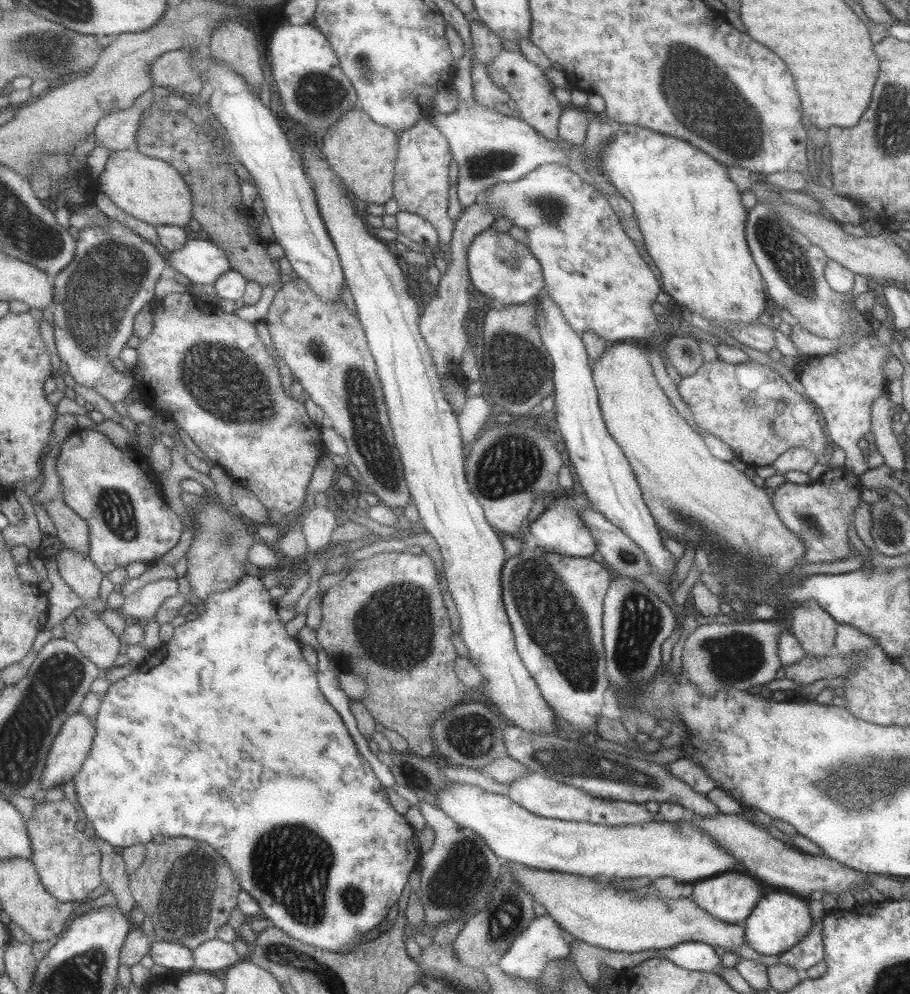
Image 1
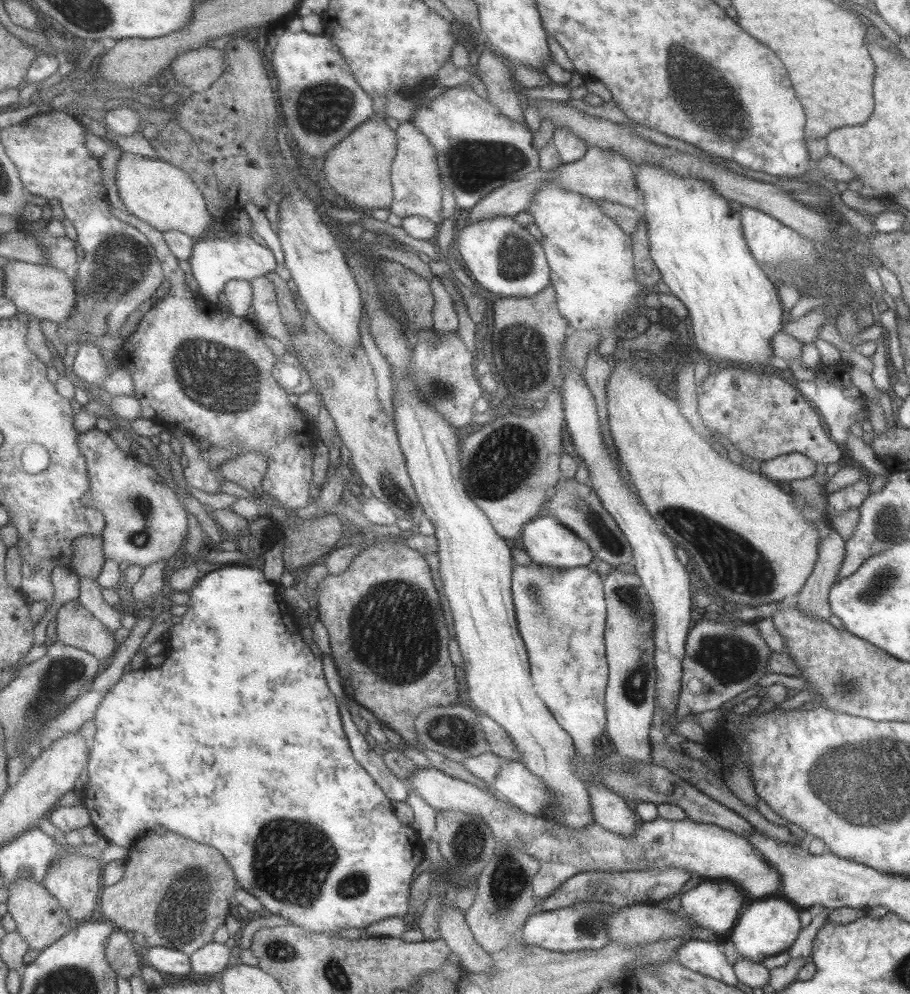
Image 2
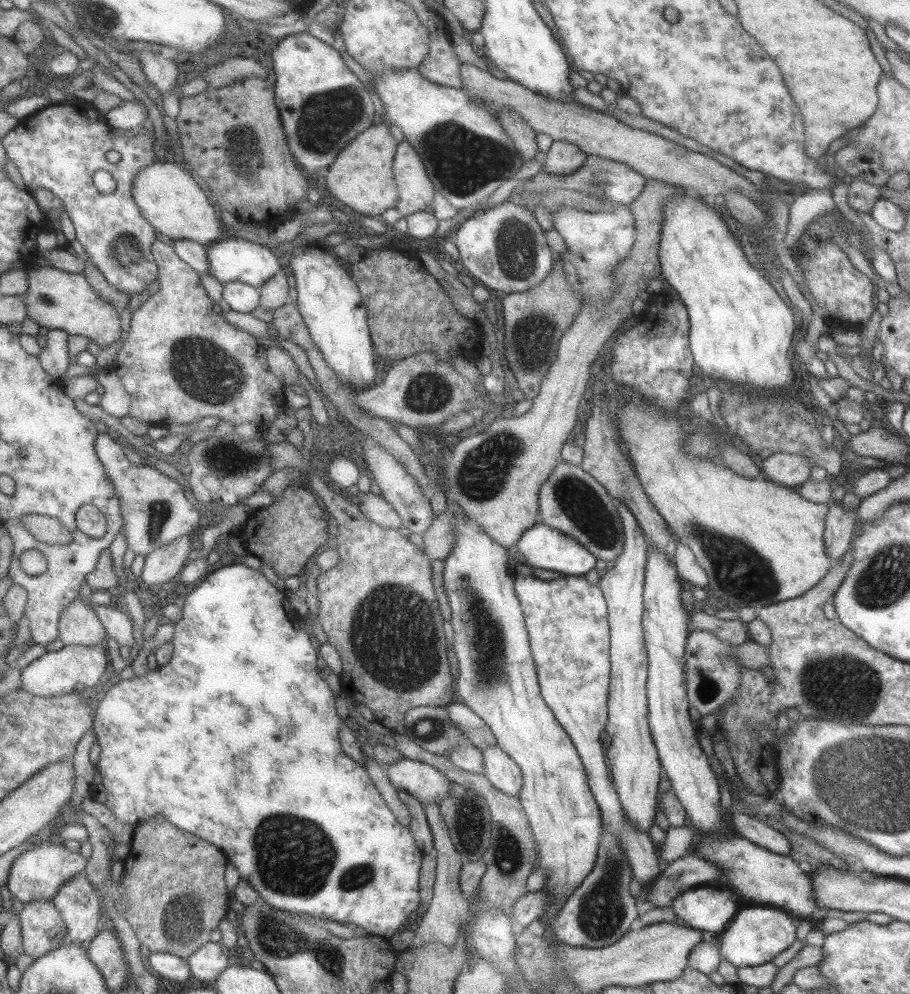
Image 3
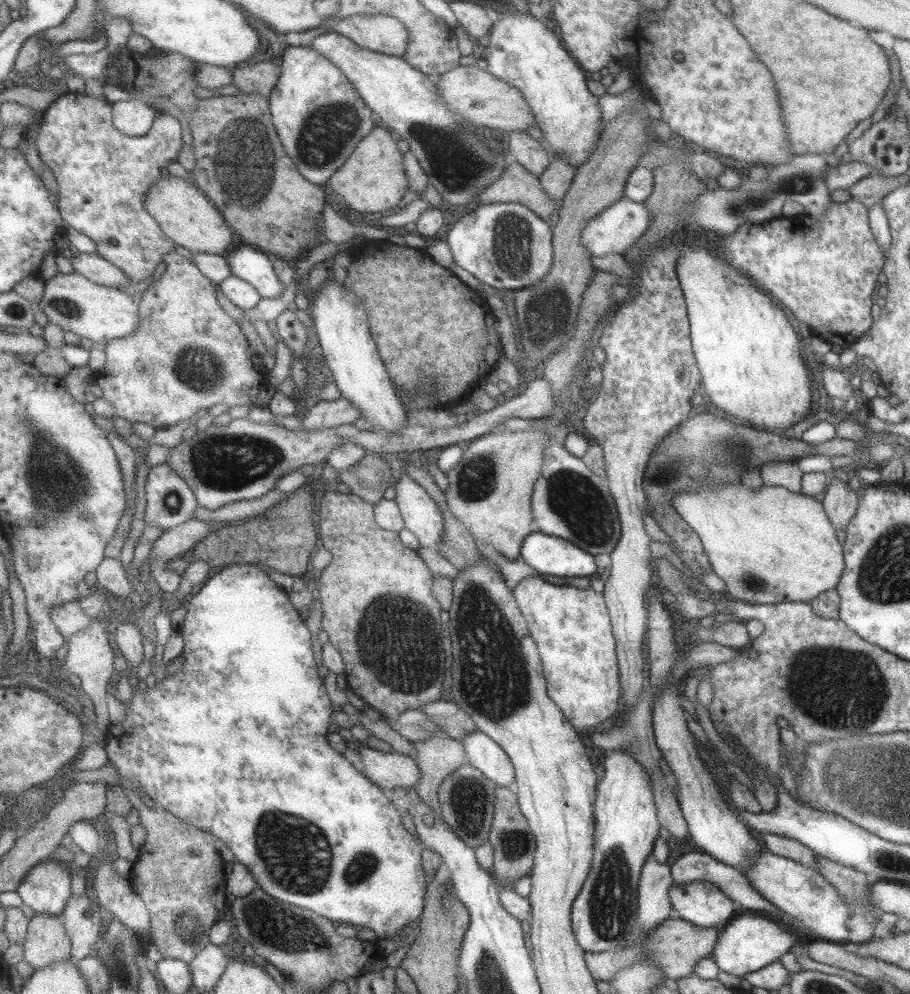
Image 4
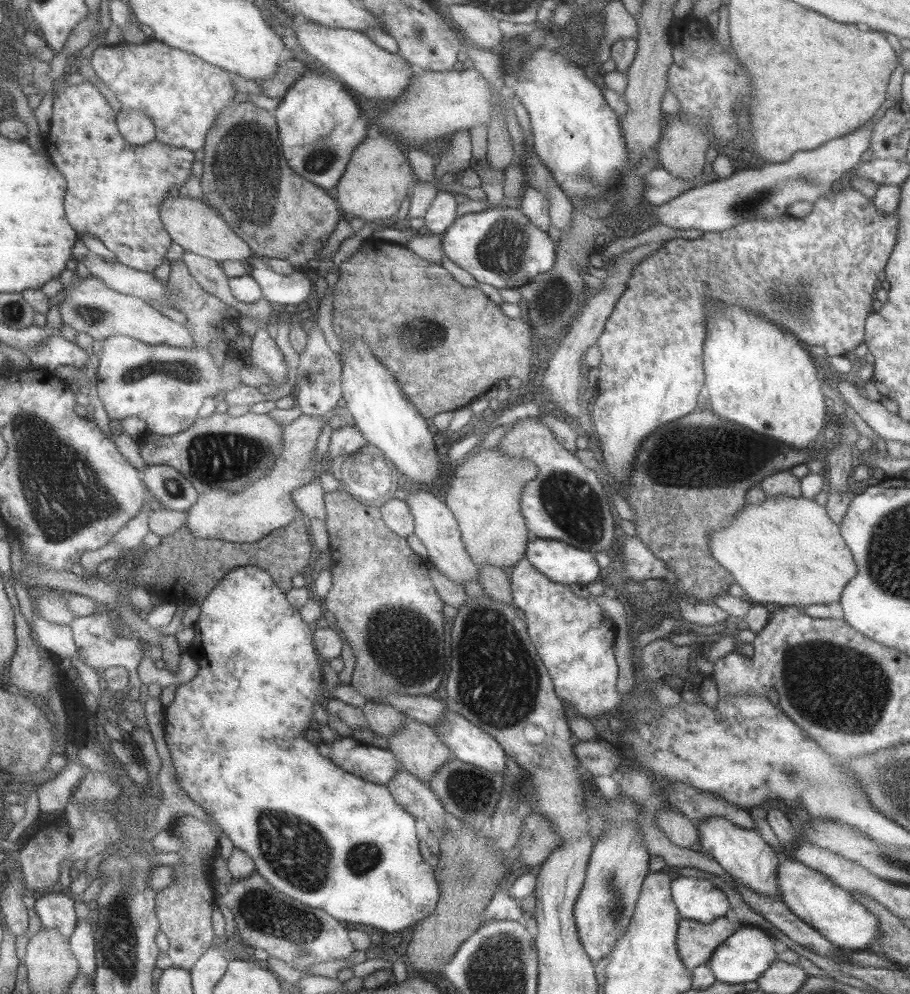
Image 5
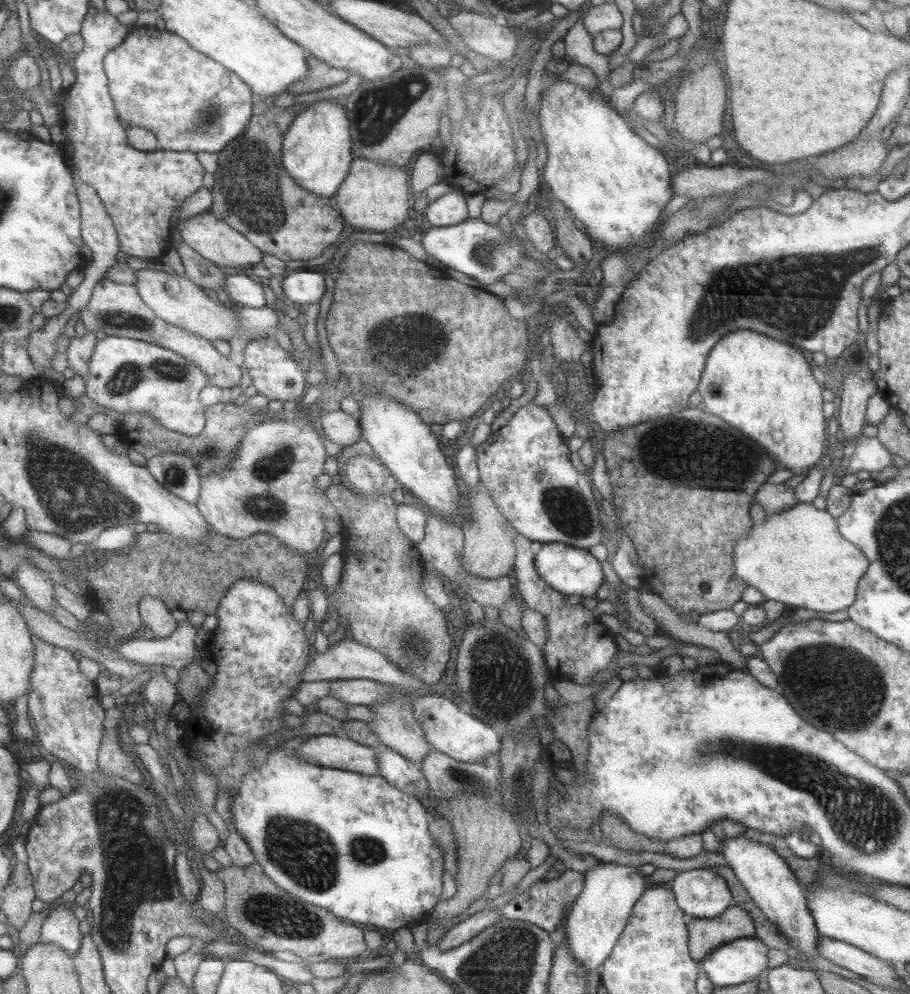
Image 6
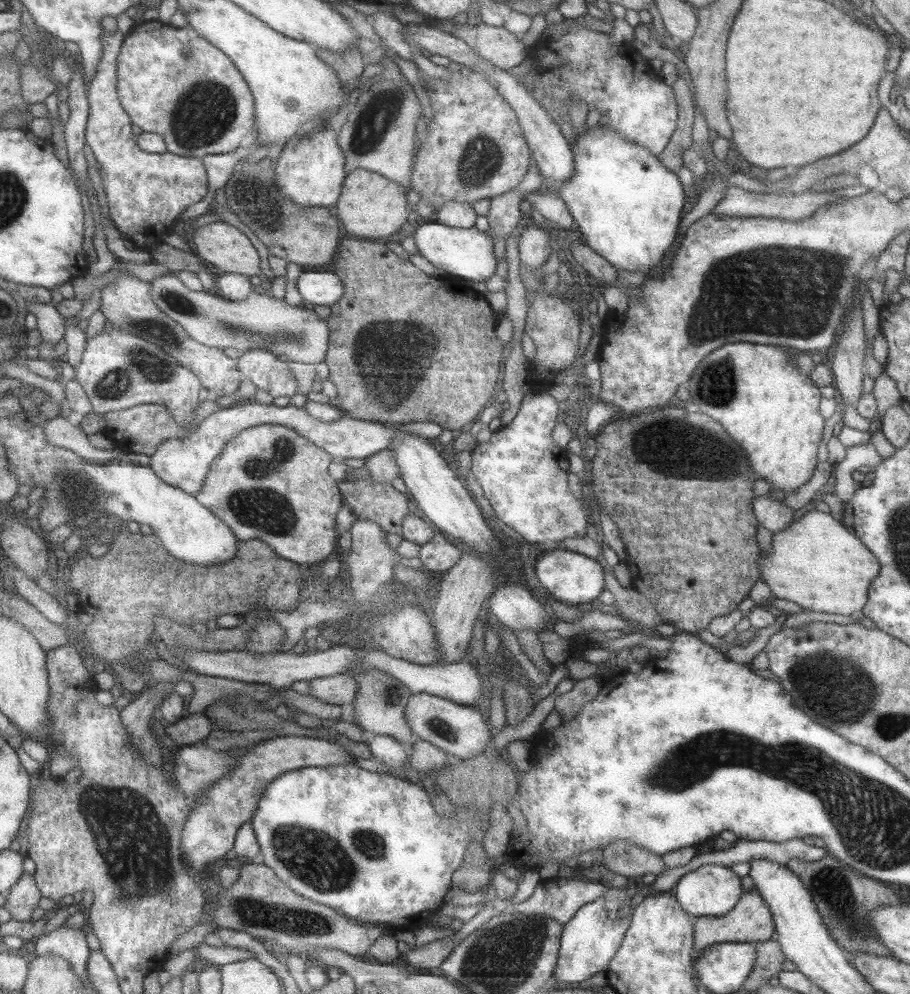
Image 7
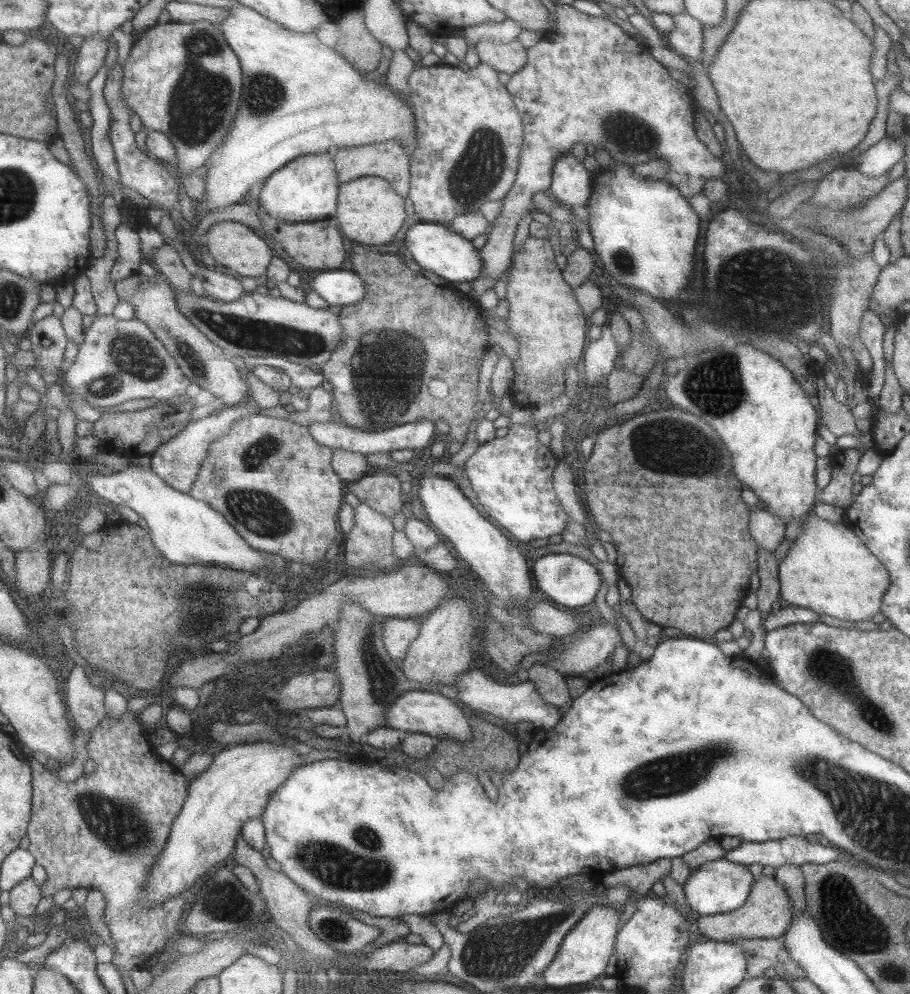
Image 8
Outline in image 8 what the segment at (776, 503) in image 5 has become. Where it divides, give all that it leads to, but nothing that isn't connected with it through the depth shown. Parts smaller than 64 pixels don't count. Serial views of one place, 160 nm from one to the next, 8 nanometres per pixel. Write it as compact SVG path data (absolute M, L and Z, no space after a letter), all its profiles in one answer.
M809 514L800 529L800 534L778 563L782 599L789 606L827 615L842 623L871 620L879 613L882 594L890 583L885 567L843 522L831 523Z

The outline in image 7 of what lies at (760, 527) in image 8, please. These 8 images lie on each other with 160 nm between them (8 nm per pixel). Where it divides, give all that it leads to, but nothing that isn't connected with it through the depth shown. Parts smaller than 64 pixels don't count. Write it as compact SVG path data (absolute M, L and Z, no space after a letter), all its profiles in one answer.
M757 496L752 501L753 516L757 523L769 530L769 533L775 534L783 530L793 520L793 511L775 499L765 496Z

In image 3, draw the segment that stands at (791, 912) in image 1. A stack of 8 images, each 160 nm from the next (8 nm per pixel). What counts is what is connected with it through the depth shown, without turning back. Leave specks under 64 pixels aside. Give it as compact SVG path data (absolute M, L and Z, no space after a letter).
M759 904L743 908L736 913L721 936L719 956L733 964L735 968L760 966L772 962L773 958L783 952L796 939L795 928L799 919L787 911L775 906Z

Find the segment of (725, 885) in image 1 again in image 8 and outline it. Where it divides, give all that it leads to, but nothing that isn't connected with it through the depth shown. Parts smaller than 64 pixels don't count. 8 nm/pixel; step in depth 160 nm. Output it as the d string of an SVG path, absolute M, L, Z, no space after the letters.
M720 858L690 869L682 889L688 906L700 916L707 916L723 914L739 908L745 902L753 883L754 876L751 875L747 866Z

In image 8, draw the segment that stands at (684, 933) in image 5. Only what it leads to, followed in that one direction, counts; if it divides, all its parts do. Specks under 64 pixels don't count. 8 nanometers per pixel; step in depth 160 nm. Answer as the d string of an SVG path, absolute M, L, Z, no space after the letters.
M767 871L761 879L754 881L745 902L739 908L723 914L700 916L696 924L702 940L735 942L739 938L780 939L792 916L791 900L784 887Z

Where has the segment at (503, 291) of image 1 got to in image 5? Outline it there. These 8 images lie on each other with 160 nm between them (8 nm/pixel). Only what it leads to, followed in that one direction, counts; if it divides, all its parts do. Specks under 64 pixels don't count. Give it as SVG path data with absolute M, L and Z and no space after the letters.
M490 206L480 212L460 215L444 230L441 239L444 255L479 283L491 284L496 289L524 286L551 270L554 263L554 242L545 231L537 228L521 209Z

